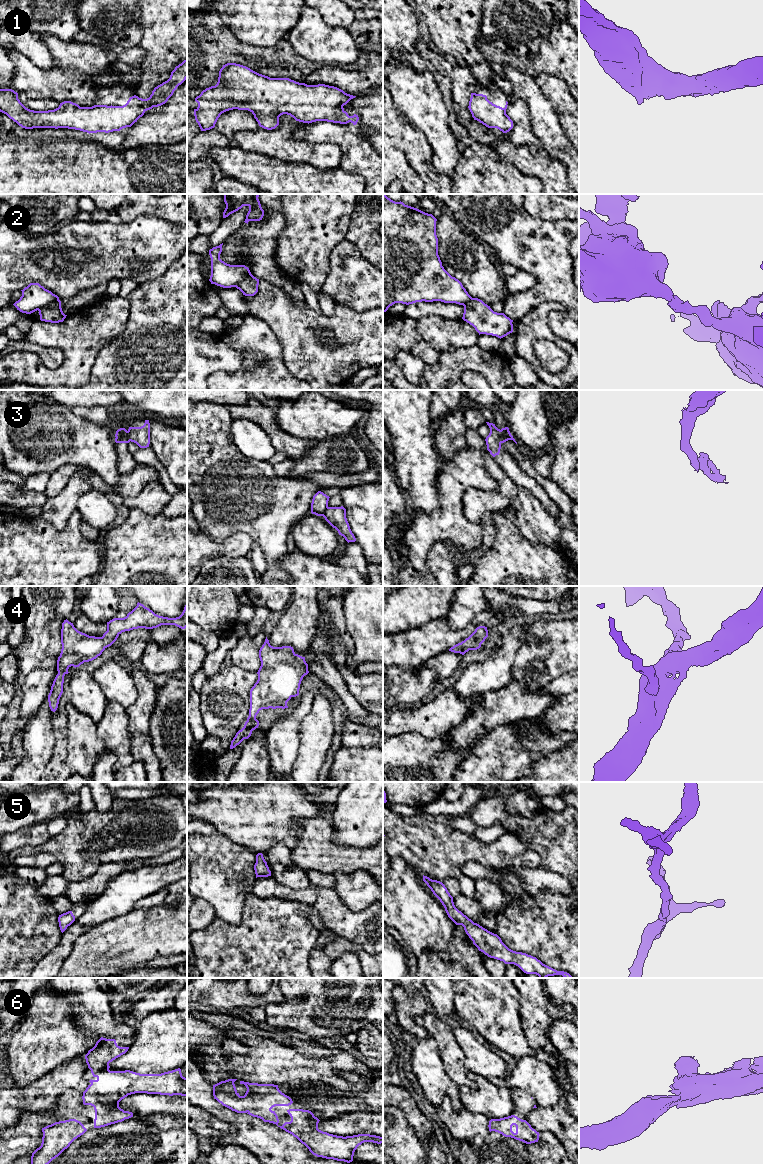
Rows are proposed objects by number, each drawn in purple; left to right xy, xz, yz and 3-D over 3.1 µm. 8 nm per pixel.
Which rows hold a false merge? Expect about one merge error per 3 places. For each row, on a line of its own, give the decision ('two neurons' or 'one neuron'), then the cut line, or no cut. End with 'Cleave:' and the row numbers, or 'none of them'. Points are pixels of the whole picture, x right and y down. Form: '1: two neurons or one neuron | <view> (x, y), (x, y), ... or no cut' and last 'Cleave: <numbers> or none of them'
1: one neuron | no cut
2: two neurons | xy (59, 300), (54, 300), (38, 310)
3: two neurons | yz (501, 429), (506, 440)
4: one neuron | no cut
5: one neuron | no cut
6: one neuron | no cut
Cleave: 2, 3

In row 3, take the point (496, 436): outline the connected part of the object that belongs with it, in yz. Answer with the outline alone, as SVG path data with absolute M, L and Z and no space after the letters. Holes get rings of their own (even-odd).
M486 422L487 425L490 428L490 433L486 437L486 445L487 450L490 452L490 454L495 457L496 455L499 455L501 444L506 442L504 438L504 433L502 430L498 429L495 424Z

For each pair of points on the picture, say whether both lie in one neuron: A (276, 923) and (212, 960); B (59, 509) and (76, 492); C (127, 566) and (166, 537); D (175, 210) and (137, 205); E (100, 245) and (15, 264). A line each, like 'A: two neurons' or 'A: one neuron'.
A: one neuron
B: one neuron
C: one neuron
D: one neuron
E: one neuron

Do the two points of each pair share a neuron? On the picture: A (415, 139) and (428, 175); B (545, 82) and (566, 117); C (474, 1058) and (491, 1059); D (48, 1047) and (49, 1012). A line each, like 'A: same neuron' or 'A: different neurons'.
A: same neuron
B: same neuron
C: same neuron
D: same neuron

